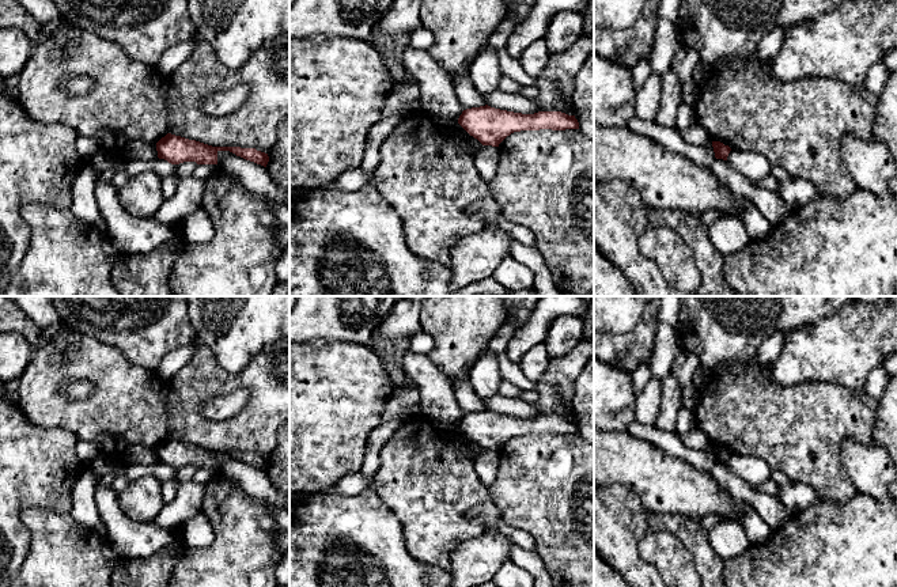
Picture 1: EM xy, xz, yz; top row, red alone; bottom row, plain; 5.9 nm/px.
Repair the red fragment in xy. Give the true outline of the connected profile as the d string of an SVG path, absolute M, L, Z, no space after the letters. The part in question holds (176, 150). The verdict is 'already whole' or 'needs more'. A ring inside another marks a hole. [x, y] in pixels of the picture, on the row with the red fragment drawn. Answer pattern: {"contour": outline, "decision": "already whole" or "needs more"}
{"contour": "M167 133L156 143L158 158L171 164L196 162L197 164L217 164L217 152L230 151L236 156L266 167L269 156L256 148L212 147L196 140Z", "decision": "already whole"}

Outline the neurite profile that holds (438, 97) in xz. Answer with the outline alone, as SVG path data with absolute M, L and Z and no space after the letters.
M401 42L398 56L420 88L423 109L438 122L458 122L463 109L459 103L451 76L425 50Z

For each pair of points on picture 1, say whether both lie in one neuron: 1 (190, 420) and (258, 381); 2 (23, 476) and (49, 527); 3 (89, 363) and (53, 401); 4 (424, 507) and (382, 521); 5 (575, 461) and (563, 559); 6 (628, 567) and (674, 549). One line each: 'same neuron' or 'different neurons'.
1: same neuron
2: different neurons
3: same neuron
4: different neurons
5: same neuron
6: different neurons

